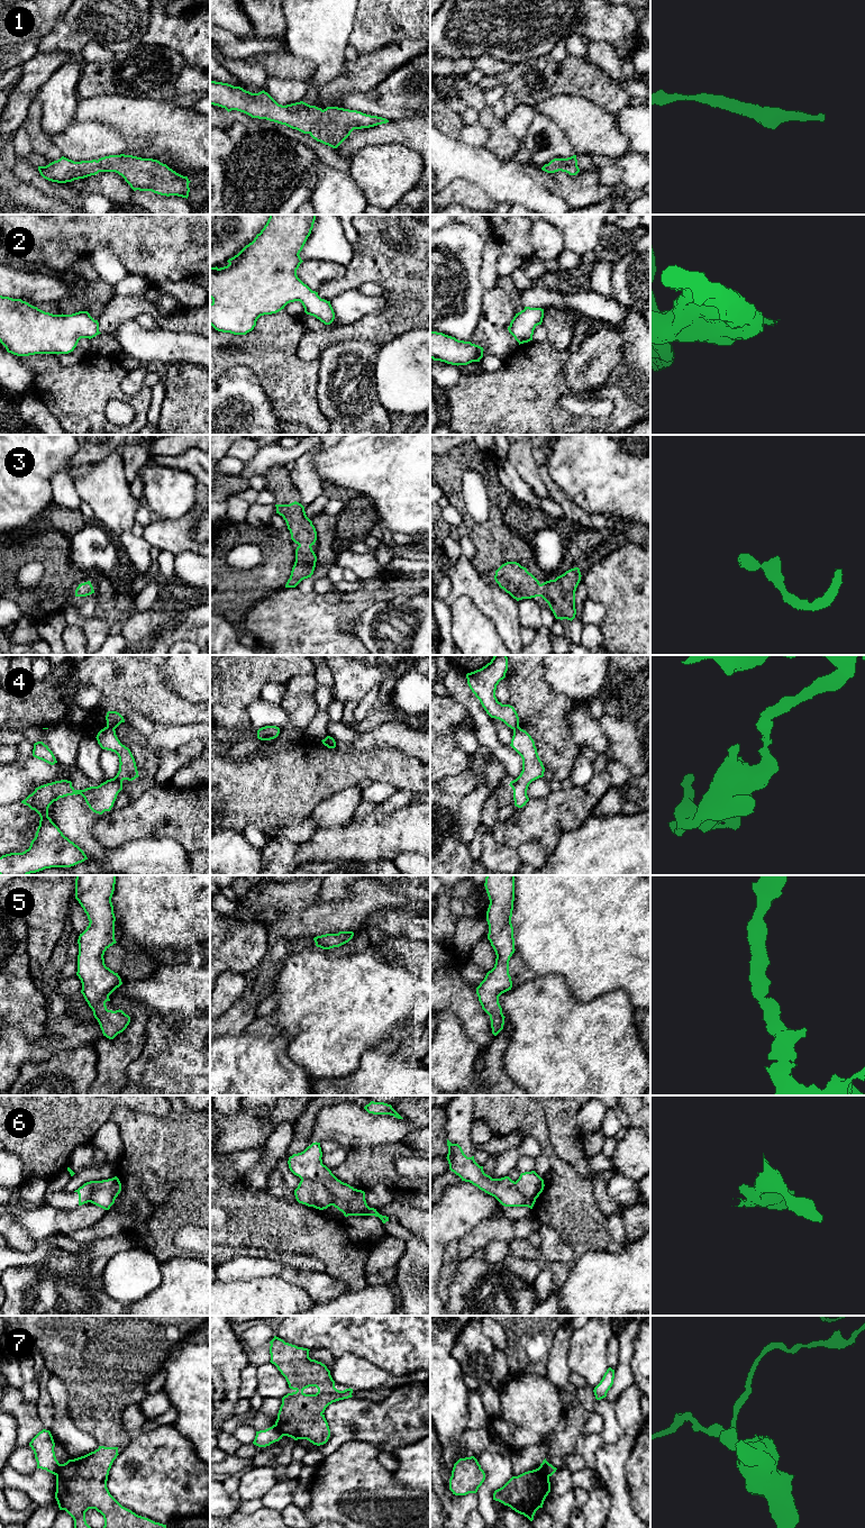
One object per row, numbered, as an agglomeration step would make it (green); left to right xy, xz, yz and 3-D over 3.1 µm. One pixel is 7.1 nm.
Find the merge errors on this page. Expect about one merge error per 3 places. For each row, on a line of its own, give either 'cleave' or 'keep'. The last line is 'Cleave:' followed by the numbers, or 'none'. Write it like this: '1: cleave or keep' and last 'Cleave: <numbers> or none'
1: keep
2: keep
3: keep
4: cleave
5: keep
6: cleave
7: cleave
Cleave: 4, 6, 7

